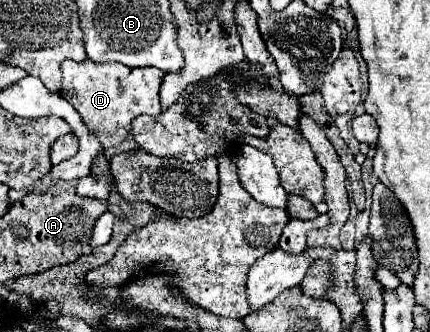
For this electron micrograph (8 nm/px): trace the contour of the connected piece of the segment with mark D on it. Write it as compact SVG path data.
M90 59L82 63L64 61L62 63L62 95L72 107L80 113L84 125L104 147L118 147L128 137L128 125L138 115L156 117L160 107L158 89L164 77L164 71L156 67L132 69L122 63L94 63Z

